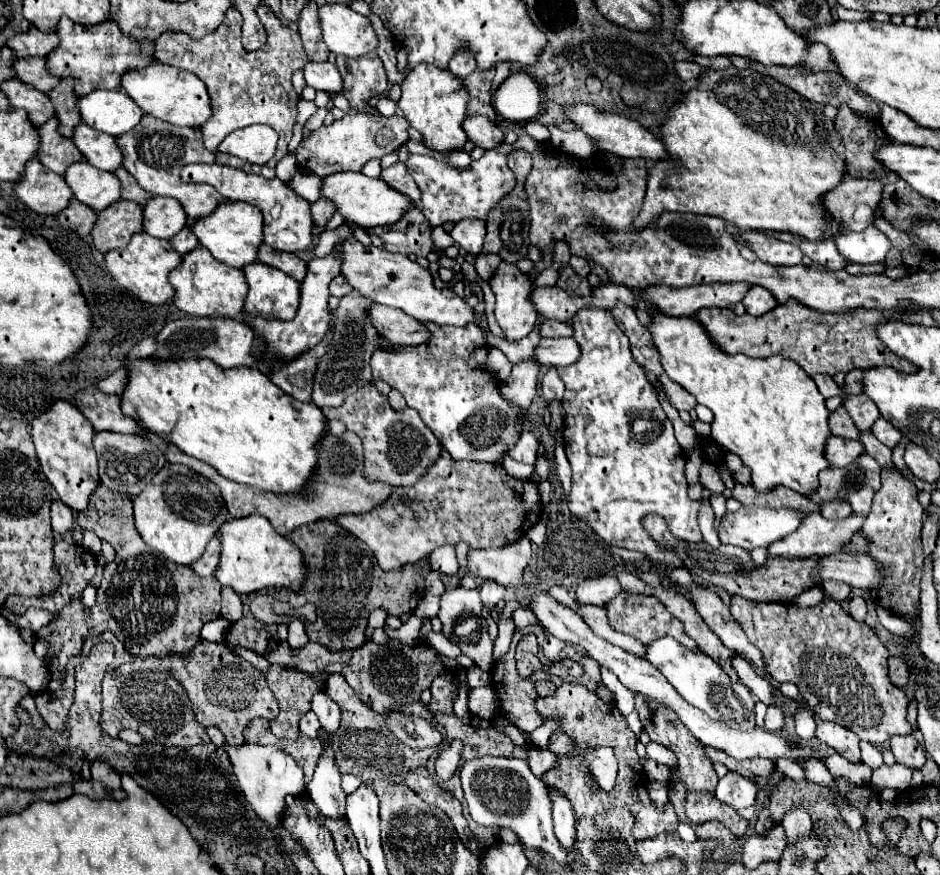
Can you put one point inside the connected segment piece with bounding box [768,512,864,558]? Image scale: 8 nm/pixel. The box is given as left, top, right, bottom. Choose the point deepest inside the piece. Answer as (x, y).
(814, 536)

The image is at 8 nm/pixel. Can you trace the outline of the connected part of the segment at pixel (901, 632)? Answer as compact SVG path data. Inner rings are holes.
M876 606L876 616L878 616L878 622L880 622L886 630L890 630L892 634L896 634L896 636L914 636L914 634L916 634L916 630L914 630L910 624L906 624L904 620L900 620L896 614L892 614L892 612L886 610L886 608Z

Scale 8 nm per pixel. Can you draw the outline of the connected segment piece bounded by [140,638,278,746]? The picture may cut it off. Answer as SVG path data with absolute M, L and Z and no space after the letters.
M200 638L184 666L172 660L146 660L140 664L140 670L156 670L166 674L170 672L172 678L184 686L196 720L206 728L220 728L220 732L226 736L226 742L232 746L244 744L242 732L252 718L274 720L278 716L278 702L270 692L264 676L250 662L232 652L226 644L214 644Z

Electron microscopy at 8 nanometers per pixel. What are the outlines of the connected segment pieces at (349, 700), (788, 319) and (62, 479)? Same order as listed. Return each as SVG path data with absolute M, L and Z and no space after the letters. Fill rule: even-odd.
M332 674L328 678L326 694L340 706L342 718L340 718L340 728L332 736L328 736L324 732L324 728L320 728L318 740L322 742L324 748L334 750L336 766L342 774L350 772L350 774L354 774L362 780L384 778L384 780L396 782L398 776L406 774L408 770L418 768L418 766L426 766L426 760L428 760L430 752L426 752L426 750L414 752L408 746L404 746L386 726L386 716L380 714L380 712L374 712L368 704L360 702L356 690L344 680L342 674Z
M790 298L784 304L778 304L774 310L762 316L750 314L734 314L730 308L706 308L696 314L708 334L722 346L724 352L736 354L742 352L750 358L768 358L774 354L782 354L798 362L808 376L828 374L834 376L838 372L848 374L850 370L876 368L876 366L892 366L900 372L916 372L916 366L906 358L892 354L882 340L878 338L876 326L892 320L892 312L880 310L856 310L848 314L830 314L818 312L802 302Z
M66 400L54 402L50 410L42 412L40 416L36 416L36 420L32 420L32 438L42 472L56 488L58 498L72 510L84 510L92 492L100 484L94 452L94 430L88 418L84 418L84 414L80 414L80 410Z

